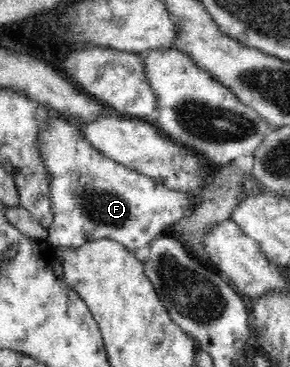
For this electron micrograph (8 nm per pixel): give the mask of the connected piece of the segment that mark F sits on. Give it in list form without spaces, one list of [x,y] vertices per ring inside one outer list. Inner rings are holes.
[[[50,112],[49,116],[45,117],[45,121],[42,121],[37,126],[35,147],[37,149],[38,157],[41,158],[41,163],[44,165],[46,176],[48,177],[49,199],[52,203],[52,210],[54,213],[53,221],[47,228],[48,237],[47,243],[51,244],[55,249],[62,246],[65,248],[81,247],[83,244],[89,243],[89,241],[97,241],[103,238],[113,238],[120,241],[123,245],[127,246],[130,250],[135,251],[139,247],[147,246],[149,241],[153,239],[157,234],[172,227],[177,221],[183,217],[187,217],[189,214],[187,194],[165,187],[159,181],[156,181],[152,177],[143,175],[134,169],[129,169],[124,165],[118,164],[115,161],[107,159],[107,157],[101,156],[101,153],[97,152],[88,141],[83,139],[81,132],[76,128],[76,124],[69,123],[65,117]]]

